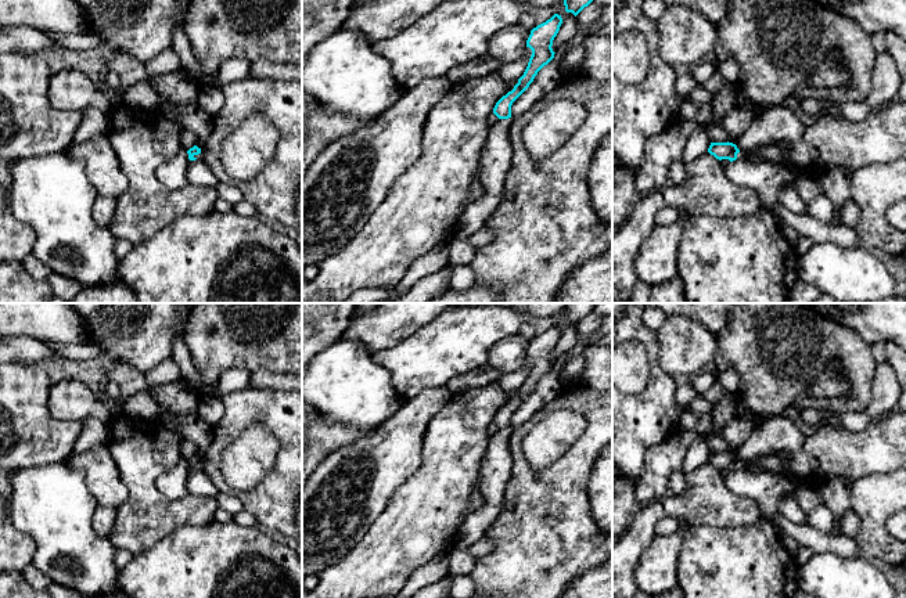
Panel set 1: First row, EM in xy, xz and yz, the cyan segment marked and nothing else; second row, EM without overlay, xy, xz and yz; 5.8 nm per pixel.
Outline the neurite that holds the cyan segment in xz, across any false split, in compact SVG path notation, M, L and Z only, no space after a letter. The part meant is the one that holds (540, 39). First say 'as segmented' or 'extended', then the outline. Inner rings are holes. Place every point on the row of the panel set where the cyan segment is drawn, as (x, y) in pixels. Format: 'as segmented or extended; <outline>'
extended; M554 14L531 30L526 40L526 47L532 50L528 66L514 89L503 96L493 108L493 114L499 119L489 127L479 159L483 194L465 206L453 231L453 237L457 239L470 238L482 228L504 198L504 181L511 166L511 141L508 137L511 105L529 87L538 72L554 58L556 53L551 46L561 24L561 15Z

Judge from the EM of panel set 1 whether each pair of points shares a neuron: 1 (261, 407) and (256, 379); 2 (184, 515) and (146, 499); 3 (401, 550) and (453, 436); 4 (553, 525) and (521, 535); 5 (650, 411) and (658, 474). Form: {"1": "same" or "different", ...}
{"1": "different", "2": "same", "3": "same", "4": "same", "5": "different"}

